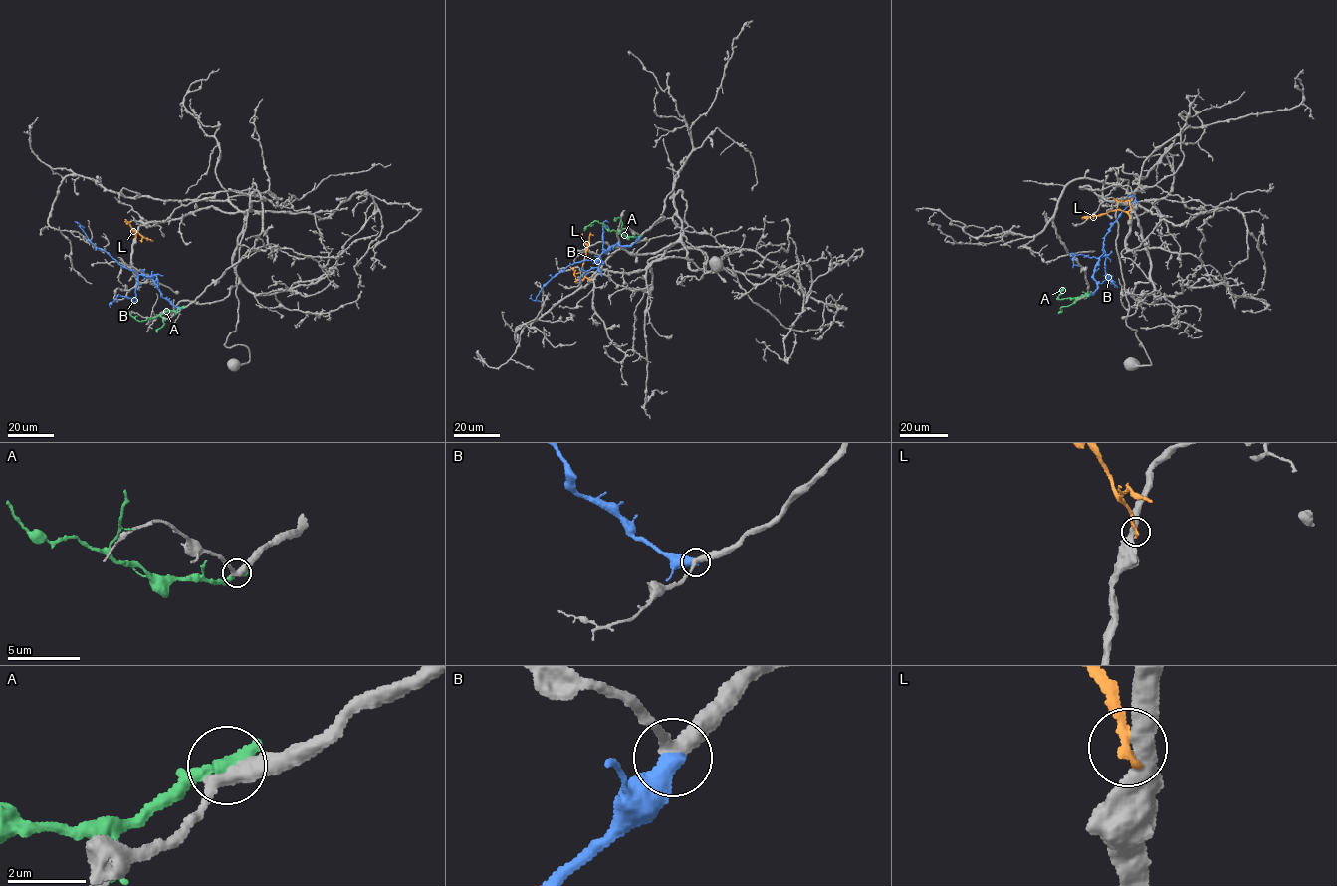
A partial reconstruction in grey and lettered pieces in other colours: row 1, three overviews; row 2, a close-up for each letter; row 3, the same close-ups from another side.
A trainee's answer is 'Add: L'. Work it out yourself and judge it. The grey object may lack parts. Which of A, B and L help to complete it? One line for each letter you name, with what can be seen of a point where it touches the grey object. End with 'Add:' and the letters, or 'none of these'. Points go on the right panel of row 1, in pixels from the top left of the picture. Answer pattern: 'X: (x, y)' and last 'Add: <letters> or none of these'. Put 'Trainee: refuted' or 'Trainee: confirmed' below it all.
B: (1090, 294)
Add: B
Trainee: refuted

